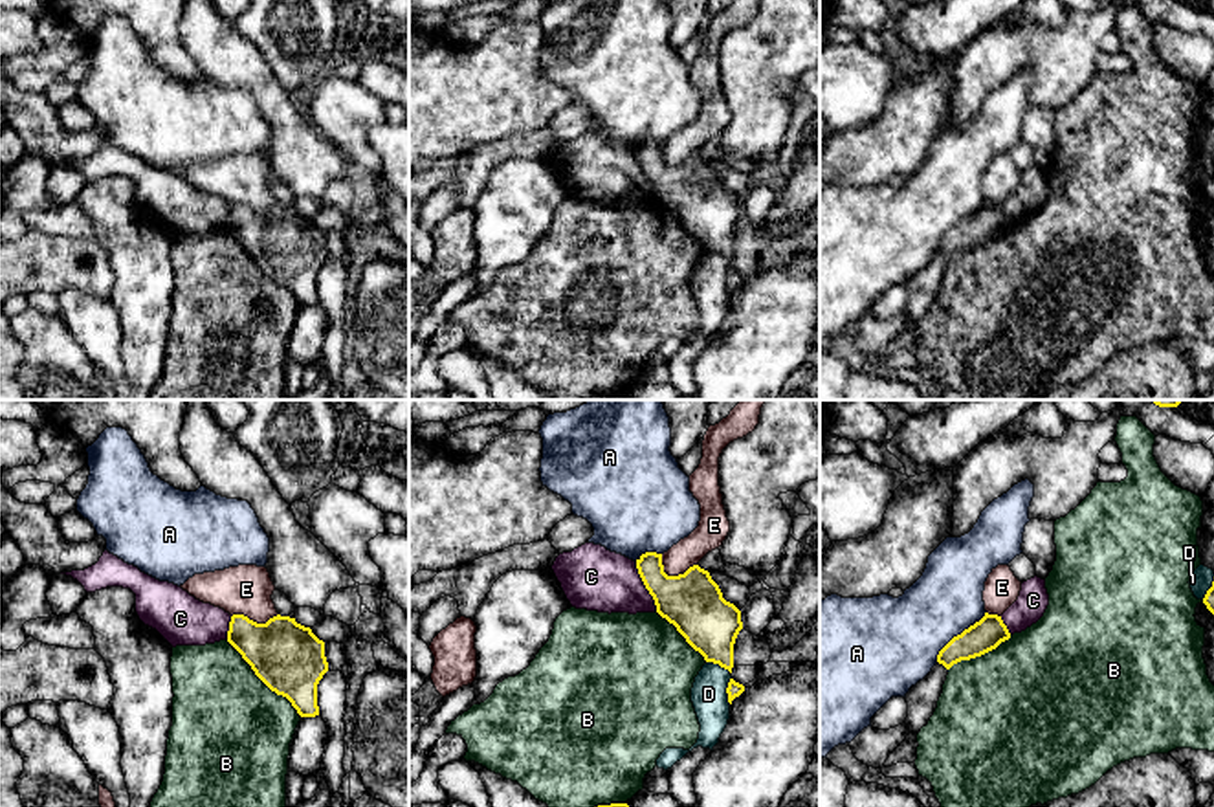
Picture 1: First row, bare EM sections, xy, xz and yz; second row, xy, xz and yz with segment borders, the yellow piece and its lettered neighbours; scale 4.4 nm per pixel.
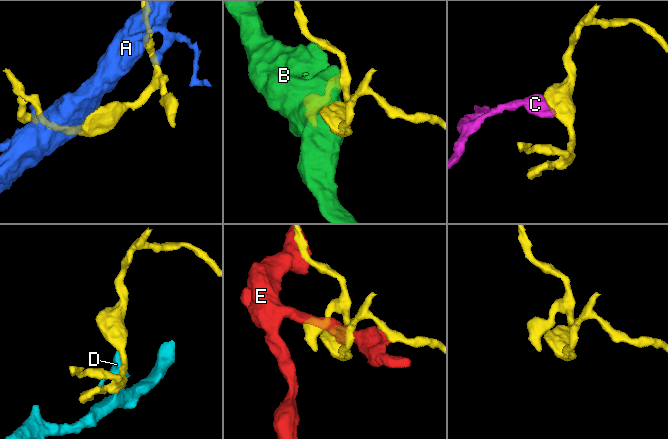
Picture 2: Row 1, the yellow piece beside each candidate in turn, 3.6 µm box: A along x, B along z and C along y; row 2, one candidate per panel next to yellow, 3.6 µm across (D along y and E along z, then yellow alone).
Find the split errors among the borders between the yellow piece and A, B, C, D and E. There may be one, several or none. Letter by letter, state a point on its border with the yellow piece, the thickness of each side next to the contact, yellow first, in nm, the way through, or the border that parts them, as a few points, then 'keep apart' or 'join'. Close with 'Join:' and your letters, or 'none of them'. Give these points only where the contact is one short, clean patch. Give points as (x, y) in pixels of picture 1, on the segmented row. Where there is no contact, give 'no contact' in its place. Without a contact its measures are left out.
A: meets yellow in yz at (958, 635); 140 nm thick on the yellow side, 360 nm on the other; keep apart
B: meets yellow in xy at (263, 681); 300 nm thick on the yellow side, 480 nm on the other; keep apart
C: meets yellow in xz at (646, 587); 260 nm thick on the yellow side, 280 nm on the other; border along xz (635, 562), (637, 573), (657, 611); keep apart
D: meets yellow in xz at (727, 690); 70 nm thick on the yellow side, 160 nm on the other; keep apart
E: meets yellow in xz at (672, 576); 260 nm thick on the yellow side, 130 nm on the other; keep apart
Join: none of them

